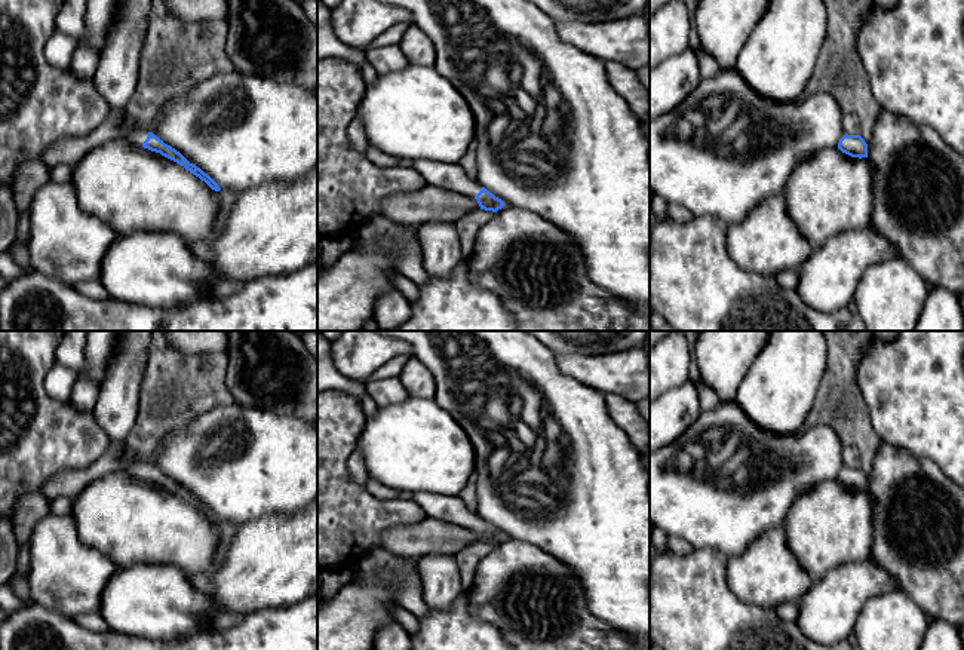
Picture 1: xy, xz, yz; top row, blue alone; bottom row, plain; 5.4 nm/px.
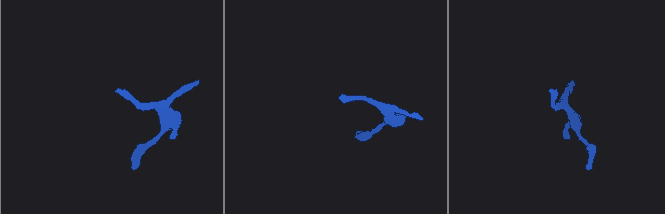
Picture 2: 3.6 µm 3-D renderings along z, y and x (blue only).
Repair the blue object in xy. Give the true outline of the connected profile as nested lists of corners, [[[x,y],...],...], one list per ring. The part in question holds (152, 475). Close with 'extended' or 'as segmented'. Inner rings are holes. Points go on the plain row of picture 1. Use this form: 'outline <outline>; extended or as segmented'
outline [[[128,462],[126,467],[122,470],[132,478],[144,479],[151,484],[160,485],[162,488],[179,496],[187,503],[199,509],[202,513],[205,513],[212,522],[219,524],[219,518],[200,500],[190,496],[179,484],[172,481],[171,478],[165,476],[160,470],[157,470],[153,464],[142,463],[142,462]]]; extended

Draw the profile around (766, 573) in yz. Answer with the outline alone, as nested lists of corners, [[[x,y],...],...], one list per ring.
[[[783,527],[762,533],[740,555],[727,558],[727,582],[739,600],[771,608],[783,603],[798,604],[814,583],[789,551],[788,534]]]

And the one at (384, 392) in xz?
[[[399,378],[372,380],[366,383],[366,390],[378,407],[399,404],[409,395]]]

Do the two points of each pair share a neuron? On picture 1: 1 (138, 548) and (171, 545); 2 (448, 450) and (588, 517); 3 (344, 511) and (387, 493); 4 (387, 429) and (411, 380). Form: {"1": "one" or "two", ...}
{"1": "one", "2": "two", "3": "two", "4": "two"}

